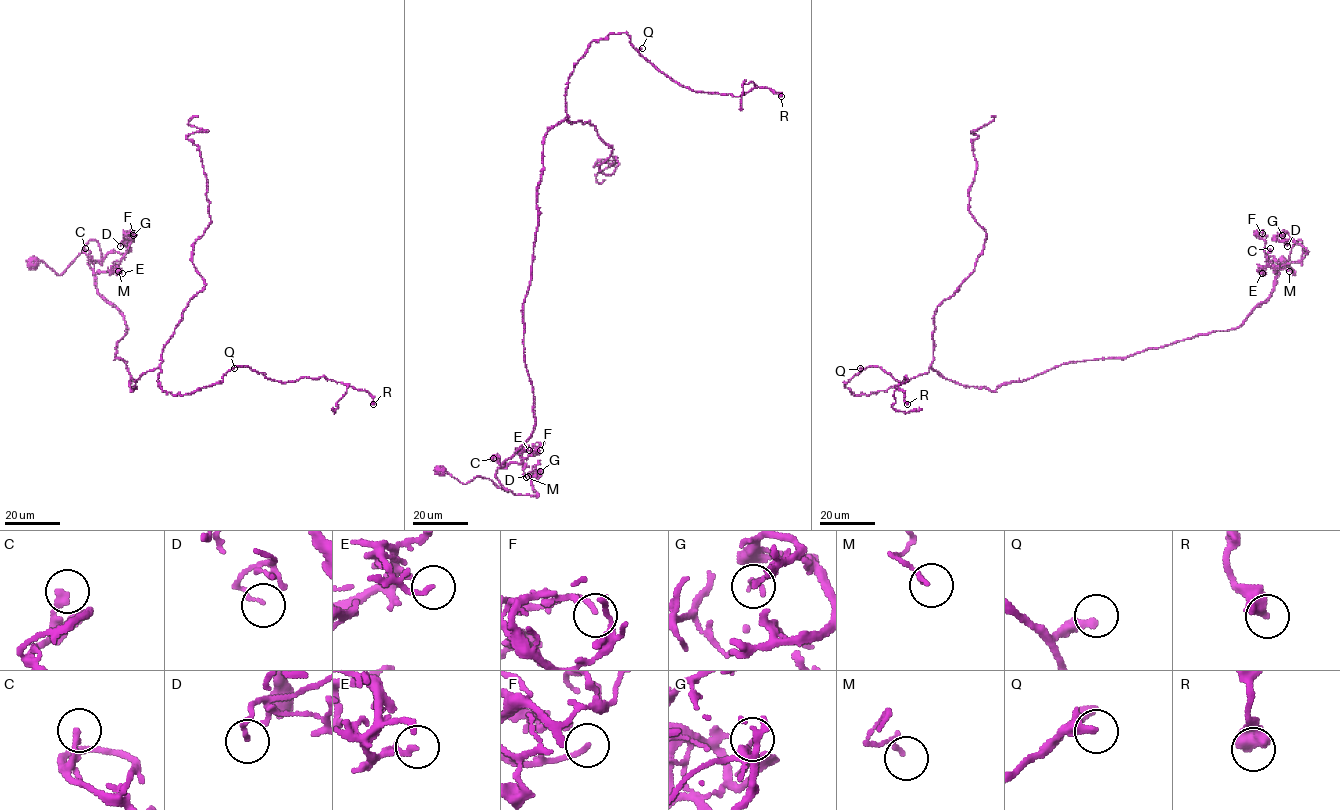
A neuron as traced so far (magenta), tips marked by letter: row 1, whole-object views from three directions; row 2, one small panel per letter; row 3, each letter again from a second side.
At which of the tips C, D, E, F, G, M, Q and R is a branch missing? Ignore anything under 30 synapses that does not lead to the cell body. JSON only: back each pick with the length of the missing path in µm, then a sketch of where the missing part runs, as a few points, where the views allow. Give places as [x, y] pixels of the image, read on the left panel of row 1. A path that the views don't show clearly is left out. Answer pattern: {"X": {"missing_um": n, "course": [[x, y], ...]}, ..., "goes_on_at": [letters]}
{"goes_on_at": []}

